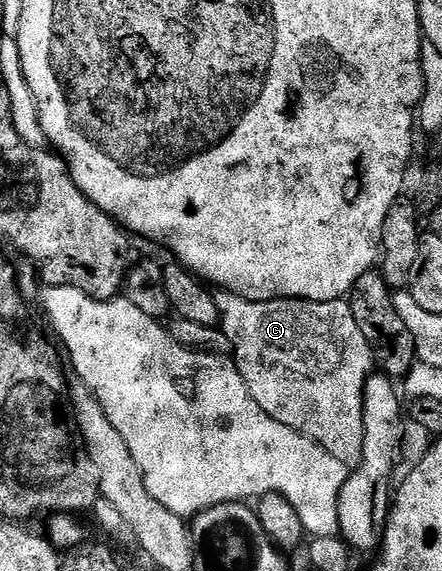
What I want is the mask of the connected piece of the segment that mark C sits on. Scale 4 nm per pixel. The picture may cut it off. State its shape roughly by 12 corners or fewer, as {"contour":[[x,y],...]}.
{"contour":[[218,289],[255,404],[356,467],[374,350],[348,301]]}

